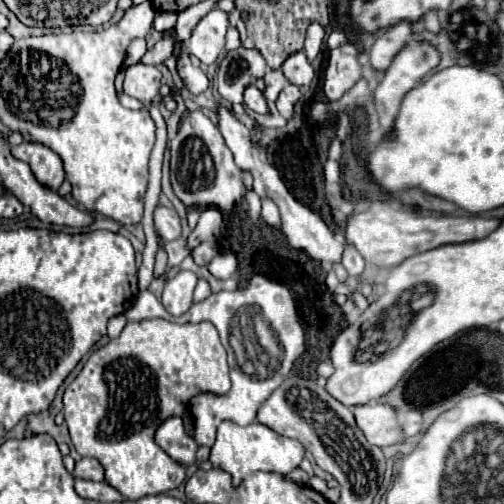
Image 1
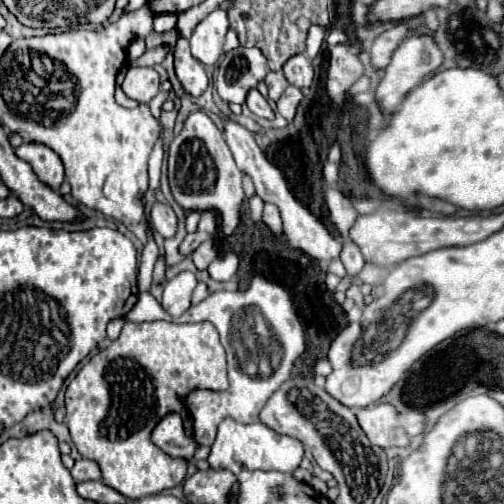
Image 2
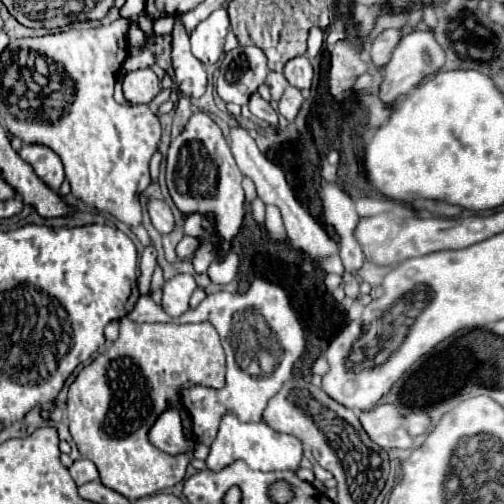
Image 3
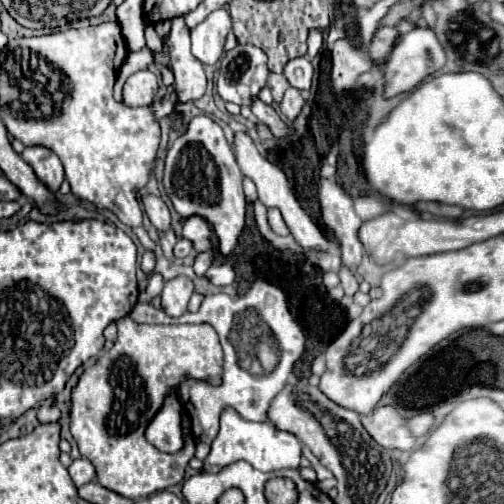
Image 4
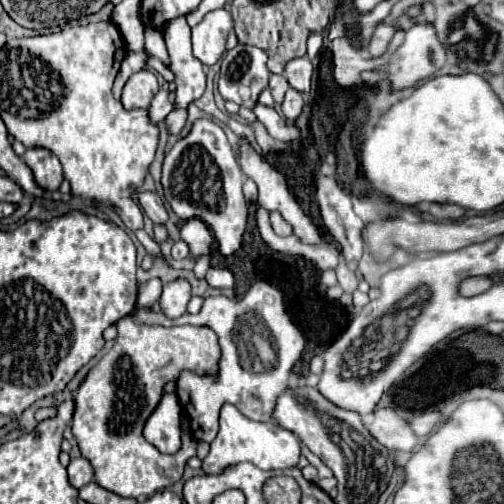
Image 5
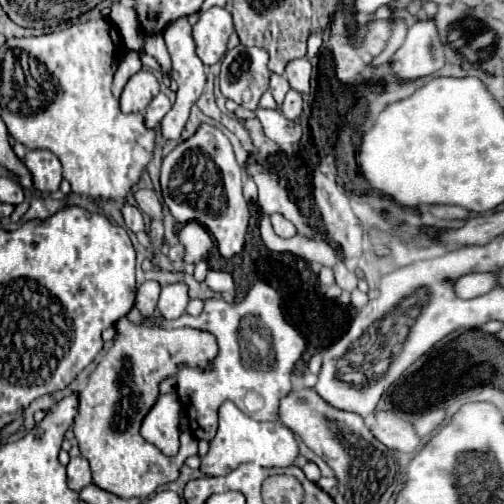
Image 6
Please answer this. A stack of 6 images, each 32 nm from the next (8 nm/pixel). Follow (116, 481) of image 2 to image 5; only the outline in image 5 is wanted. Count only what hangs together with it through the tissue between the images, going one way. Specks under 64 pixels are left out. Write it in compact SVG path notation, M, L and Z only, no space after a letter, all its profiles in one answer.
M130 316L116 322L118 326L118 338L114 346L100 358L100 362L88 370L84 382L74 392L74 416L72 416L72 434L78 442L78 448L84 458L90 460L94 468L96 482L124 498L146 498L154 492L172 486L178 482L184 474L186 462L196 455L197 441L191 433L182 434L181 449L174 455L156 452L154 458L154 446L144 440L142 424L146 424L148 416L156 410L156 404L160 404L160 396L164 394L164 386L168 382L176 382L184 370L190 370L198 376L214 376L218 372L220 362L220 344L216 340L216 334L208 326L148 326L148 324L136 324Z

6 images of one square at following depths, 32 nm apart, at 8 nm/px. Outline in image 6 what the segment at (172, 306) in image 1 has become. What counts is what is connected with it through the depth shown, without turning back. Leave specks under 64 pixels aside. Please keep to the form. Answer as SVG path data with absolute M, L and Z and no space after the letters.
M176 282L176 284L168 284L162 288L160 292L160 300L158 300L158 310L166 320L174 320L180 318L186 312L186 304L188 304L190 296L188 296L188 286L184 282Z

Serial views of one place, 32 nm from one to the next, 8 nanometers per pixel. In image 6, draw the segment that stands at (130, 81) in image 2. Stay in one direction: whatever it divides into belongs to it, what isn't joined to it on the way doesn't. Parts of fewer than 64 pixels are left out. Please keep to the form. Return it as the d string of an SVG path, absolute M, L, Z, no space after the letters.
M136 72L122 90L120 108L122 112L144 112L152 98L160 92L160 84L152 72Z

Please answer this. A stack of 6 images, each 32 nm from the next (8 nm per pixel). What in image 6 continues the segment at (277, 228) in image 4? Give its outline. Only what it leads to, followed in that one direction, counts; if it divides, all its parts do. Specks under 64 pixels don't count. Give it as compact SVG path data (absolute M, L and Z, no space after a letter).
M272 214L270 220L272 220L274 232L276 232L278 236L282 236L282 238L290 238L290 236L296 234L296 228L294 228L288 220L284 220L284 216L280 216L280 214Z

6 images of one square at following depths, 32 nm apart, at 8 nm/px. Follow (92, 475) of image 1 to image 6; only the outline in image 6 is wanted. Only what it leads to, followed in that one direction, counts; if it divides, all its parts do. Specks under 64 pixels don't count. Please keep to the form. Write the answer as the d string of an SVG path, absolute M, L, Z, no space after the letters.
M70 458L70 464L66 466L68 470L68 486L76 492L80 492L84 486L92 484L92 470L86 458Z

